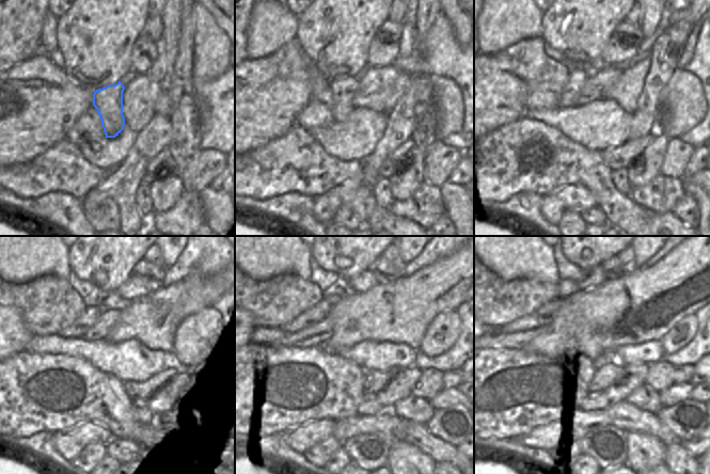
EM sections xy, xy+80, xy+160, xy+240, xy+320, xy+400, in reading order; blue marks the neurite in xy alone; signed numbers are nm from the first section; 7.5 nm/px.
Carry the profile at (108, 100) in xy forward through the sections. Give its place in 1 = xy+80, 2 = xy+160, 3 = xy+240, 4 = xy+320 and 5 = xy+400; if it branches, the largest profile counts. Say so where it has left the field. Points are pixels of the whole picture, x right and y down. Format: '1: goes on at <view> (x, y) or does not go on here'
1: goes on at xy+80 (343, 91)
2: goes on at xy+160 (577, 79)
3: goes on at xy+240 (91, 314)
4: goes on at xy+320 (319, 312)
5: goes on at xy+400 (542, 316)

